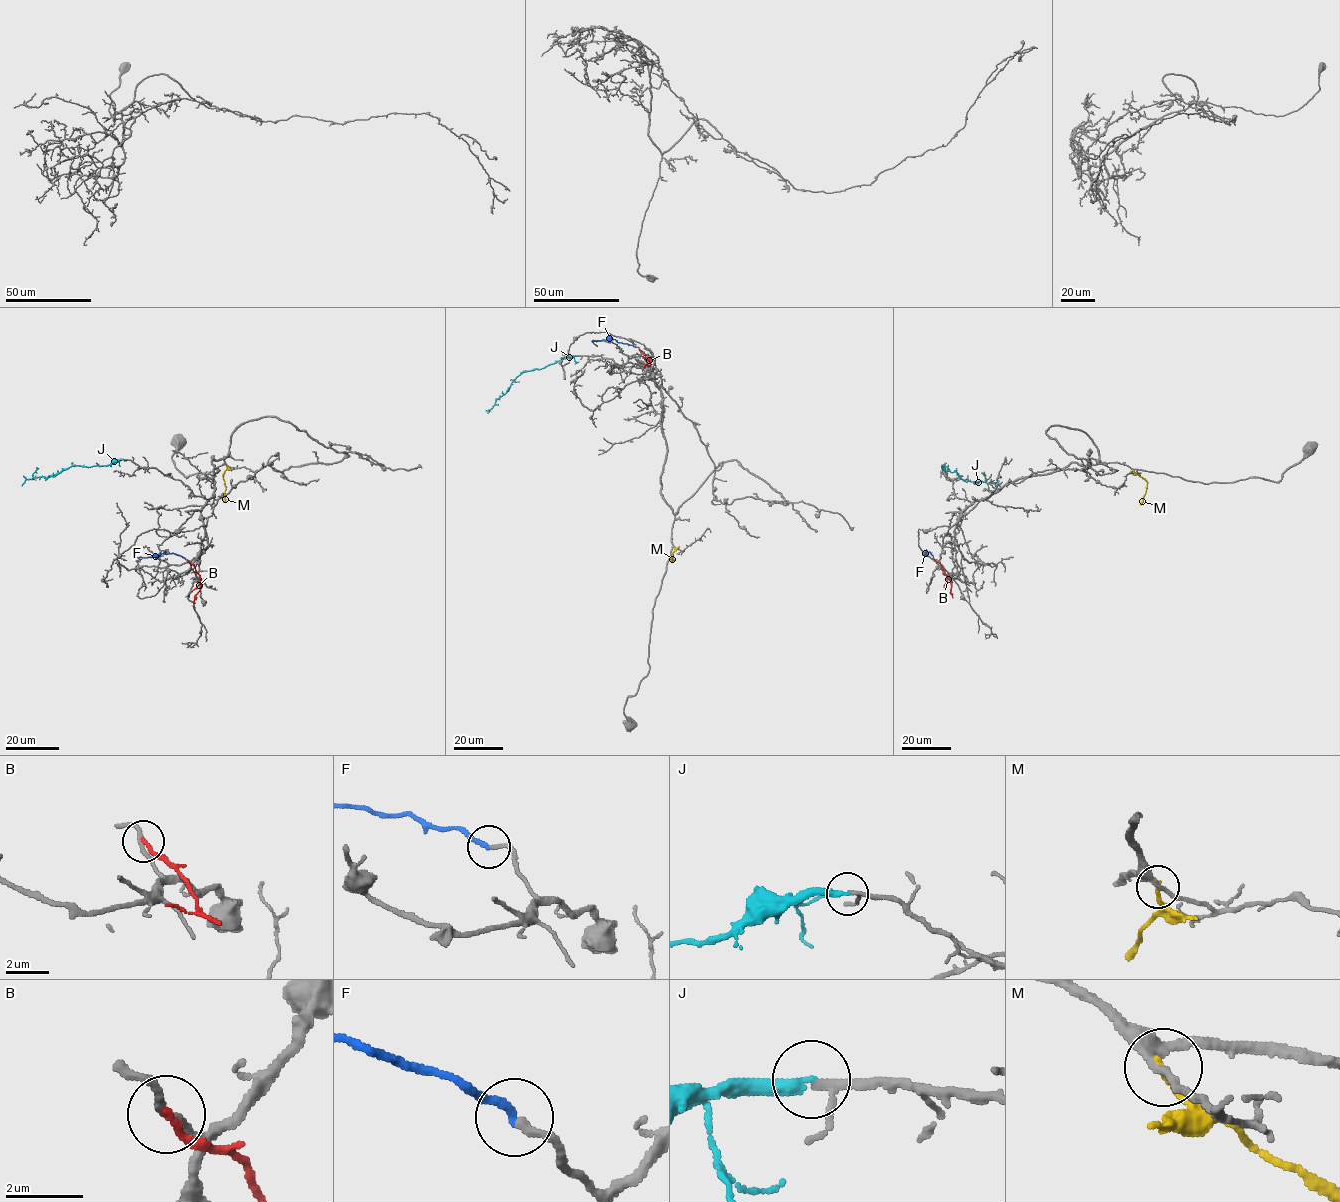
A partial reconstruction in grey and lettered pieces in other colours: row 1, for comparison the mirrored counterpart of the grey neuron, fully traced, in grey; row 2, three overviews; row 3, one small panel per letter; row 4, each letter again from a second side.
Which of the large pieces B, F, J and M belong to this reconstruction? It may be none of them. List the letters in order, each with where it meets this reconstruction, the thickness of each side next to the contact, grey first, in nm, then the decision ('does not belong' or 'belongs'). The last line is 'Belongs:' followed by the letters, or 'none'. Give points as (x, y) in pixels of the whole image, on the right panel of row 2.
B: contact (935, 560); calibres 180 and 190 nm; does not belong
F: contact (933, 556); calibres 200 and 240 nm; belongs
J: contact (941, 465); calibres 160 and 280 nm; belongs
M: contact (1133, 471); calibres 220 and 190 nm; does not belong
Belongs: F, J

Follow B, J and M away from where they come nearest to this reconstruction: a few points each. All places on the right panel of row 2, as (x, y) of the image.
B: (935, 560), (950, 581), (952, 597)
J: (941, 465), (946, 471), (954, 470), (965, 481), (995, 483), (996, 490)
M: (1133, 470), (1147, 482), (1140, 504)

